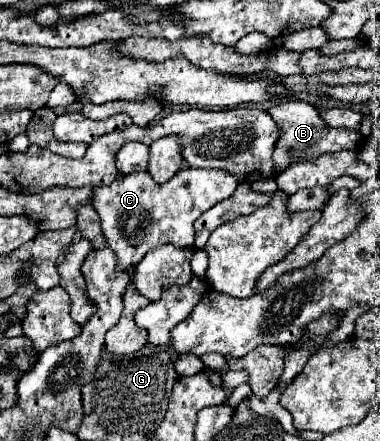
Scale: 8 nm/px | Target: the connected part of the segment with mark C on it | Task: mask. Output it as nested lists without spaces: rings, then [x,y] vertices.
[[[184,168],[168,182],[158,184],[146,170],[114,180],[110,186],[94,188],[94,208],[100,214],[108,248],[116,254],[116,270],[126,272],[156,246],[172,244],[194,248],[194,222],[220,200],[236,190],[238,180],[226,170]]]

